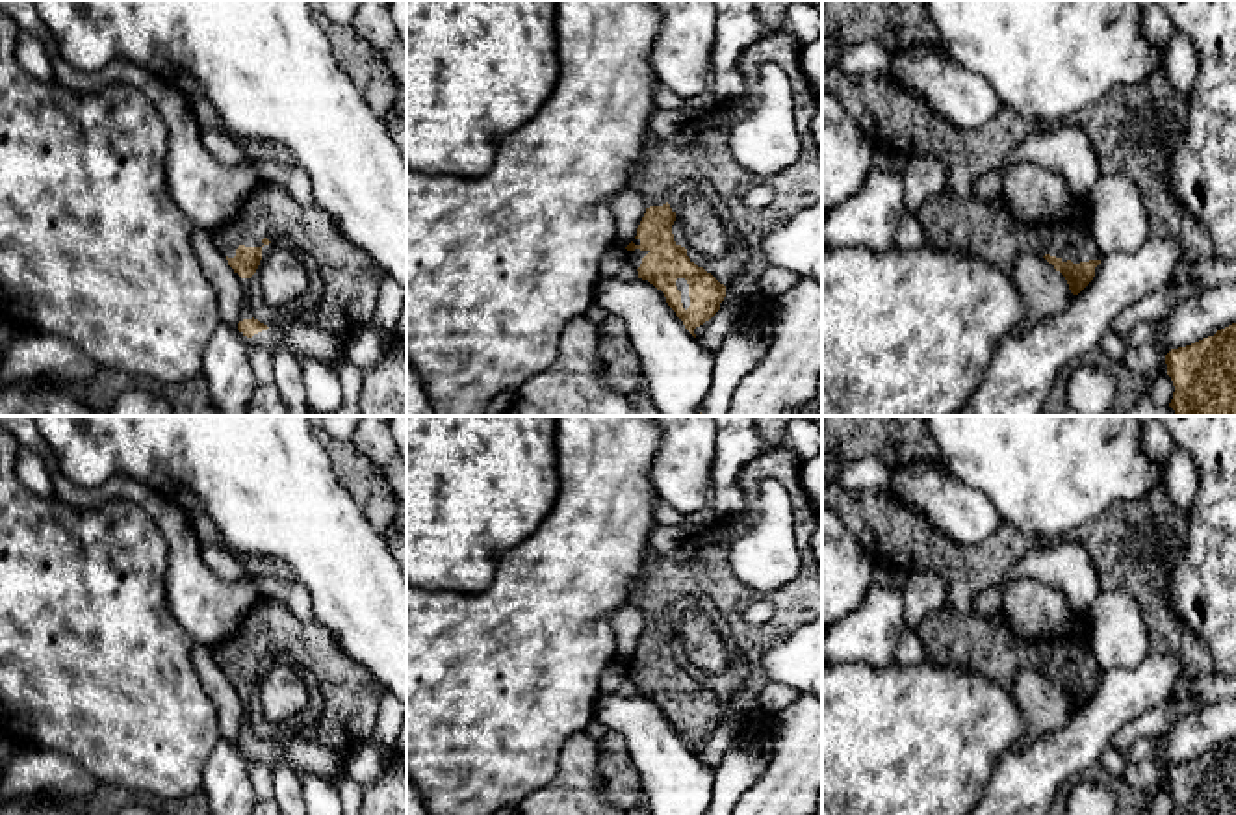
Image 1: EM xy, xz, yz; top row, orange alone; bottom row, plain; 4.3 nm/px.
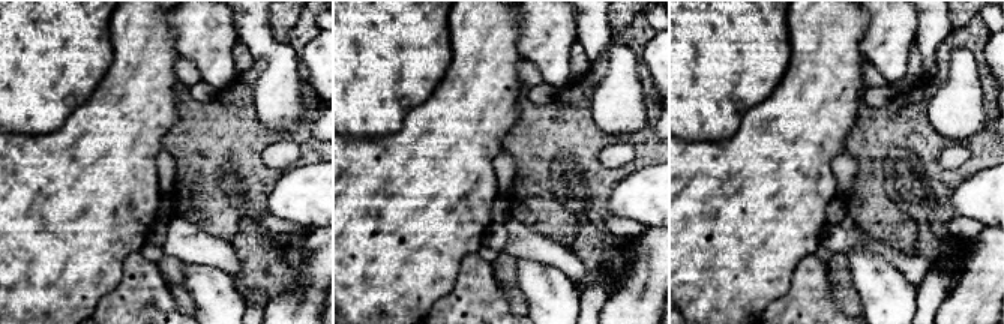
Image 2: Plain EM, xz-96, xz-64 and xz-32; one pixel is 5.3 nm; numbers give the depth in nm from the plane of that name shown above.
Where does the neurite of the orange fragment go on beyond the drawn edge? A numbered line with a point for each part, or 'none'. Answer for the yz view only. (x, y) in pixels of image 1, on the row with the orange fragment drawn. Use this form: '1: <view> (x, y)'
1: yz (988, 231)

